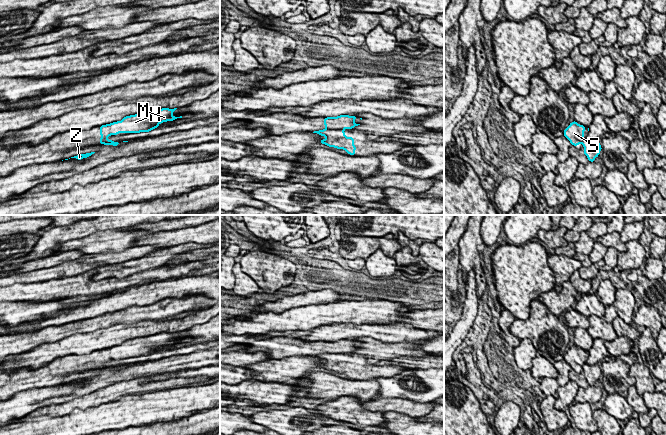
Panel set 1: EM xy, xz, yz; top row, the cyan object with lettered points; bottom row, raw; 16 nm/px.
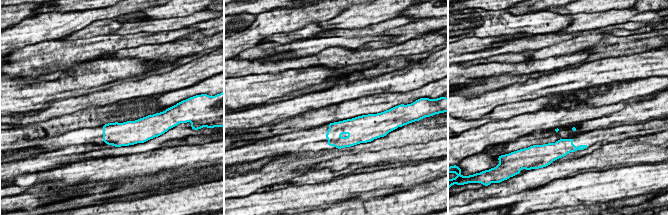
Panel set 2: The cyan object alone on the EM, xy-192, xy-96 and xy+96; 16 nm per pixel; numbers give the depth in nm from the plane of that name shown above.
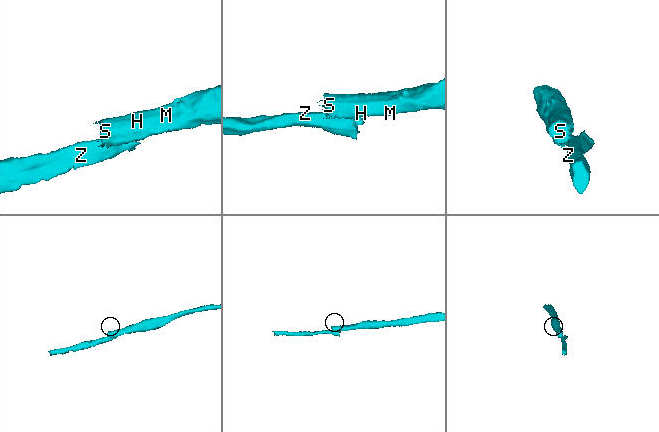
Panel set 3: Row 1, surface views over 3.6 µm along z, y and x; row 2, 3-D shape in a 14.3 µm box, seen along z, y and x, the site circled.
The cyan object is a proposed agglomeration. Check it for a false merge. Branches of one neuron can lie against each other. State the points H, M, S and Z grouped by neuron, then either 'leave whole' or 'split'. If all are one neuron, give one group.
H M S / Z | split

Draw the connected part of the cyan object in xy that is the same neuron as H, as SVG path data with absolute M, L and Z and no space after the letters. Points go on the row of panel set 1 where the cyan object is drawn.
M162 108L152 112L139 113L124 117L121 121L100 126L100 143L104 145L120 145L120 142L107 143L107 137L111 135L118 135L119 133L140 133L150 132L158 128L160 123L173 121L180 117L175 117L172 113L176 110L169 108Z

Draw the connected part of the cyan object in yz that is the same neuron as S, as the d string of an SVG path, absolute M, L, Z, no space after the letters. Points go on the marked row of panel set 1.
M573 121L570 123L570 125L564 130L563 134L565 138L567 138L570 141L570 144L573 146L578 146L584 141L584 131L585 126L582 124Z

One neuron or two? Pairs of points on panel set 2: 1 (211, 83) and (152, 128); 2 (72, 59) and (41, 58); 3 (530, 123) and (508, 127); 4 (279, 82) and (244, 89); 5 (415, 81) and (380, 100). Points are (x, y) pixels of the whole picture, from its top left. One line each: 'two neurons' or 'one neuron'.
1: two neurons
2: one neuron
3: one neuron
4: one neuron
5: two neurons

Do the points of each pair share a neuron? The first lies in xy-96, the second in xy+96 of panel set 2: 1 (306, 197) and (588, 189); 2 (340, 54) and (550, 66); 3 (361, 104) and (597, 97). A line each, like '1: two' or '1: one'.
1: one
2: one
3: two

